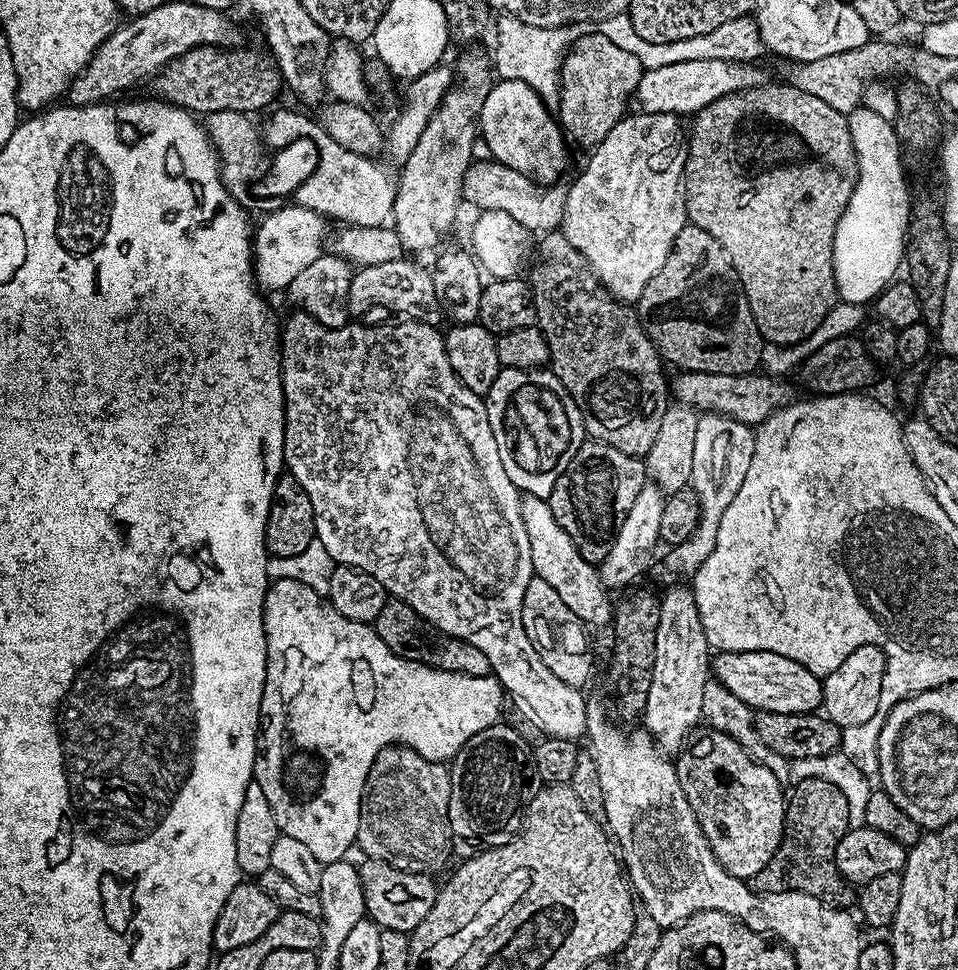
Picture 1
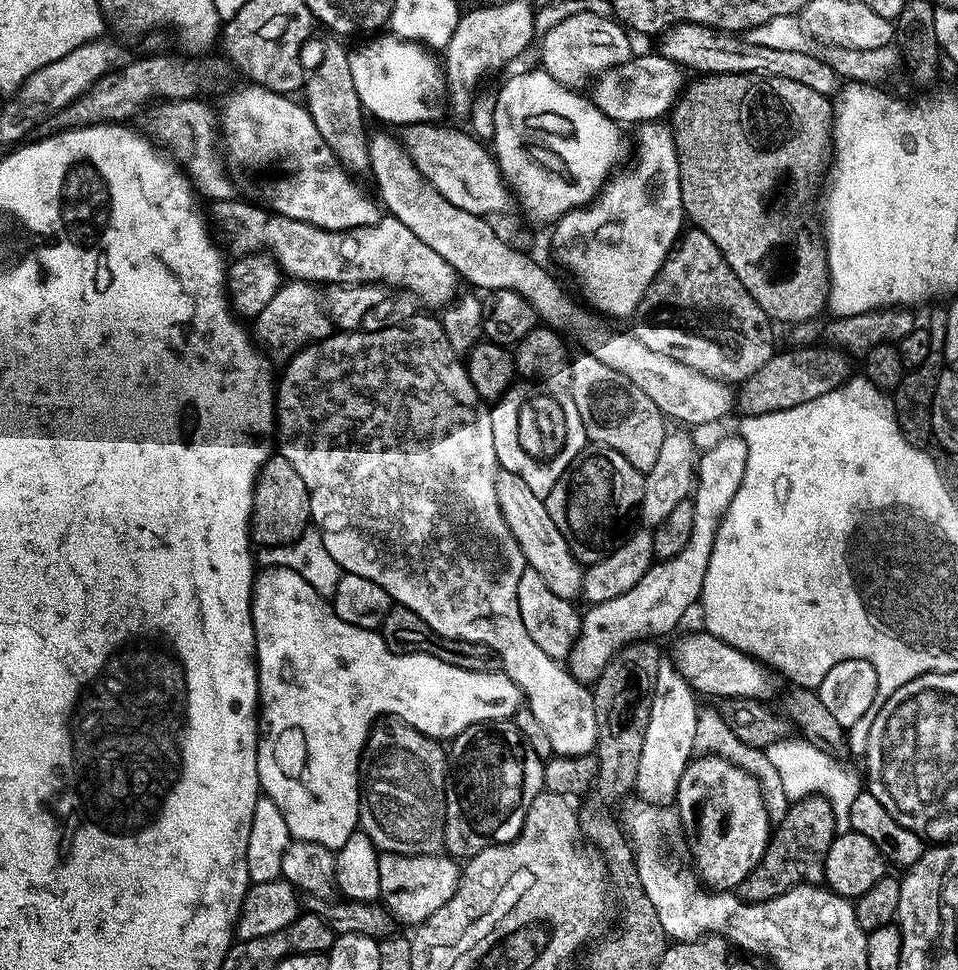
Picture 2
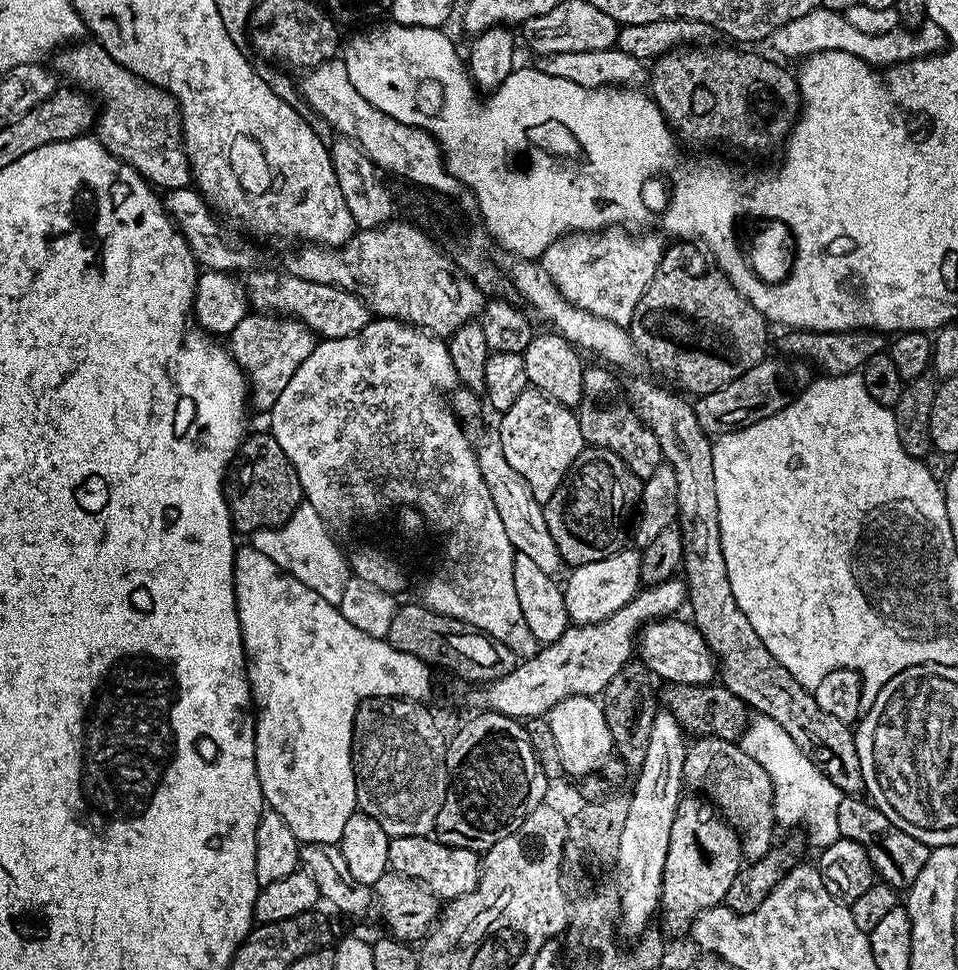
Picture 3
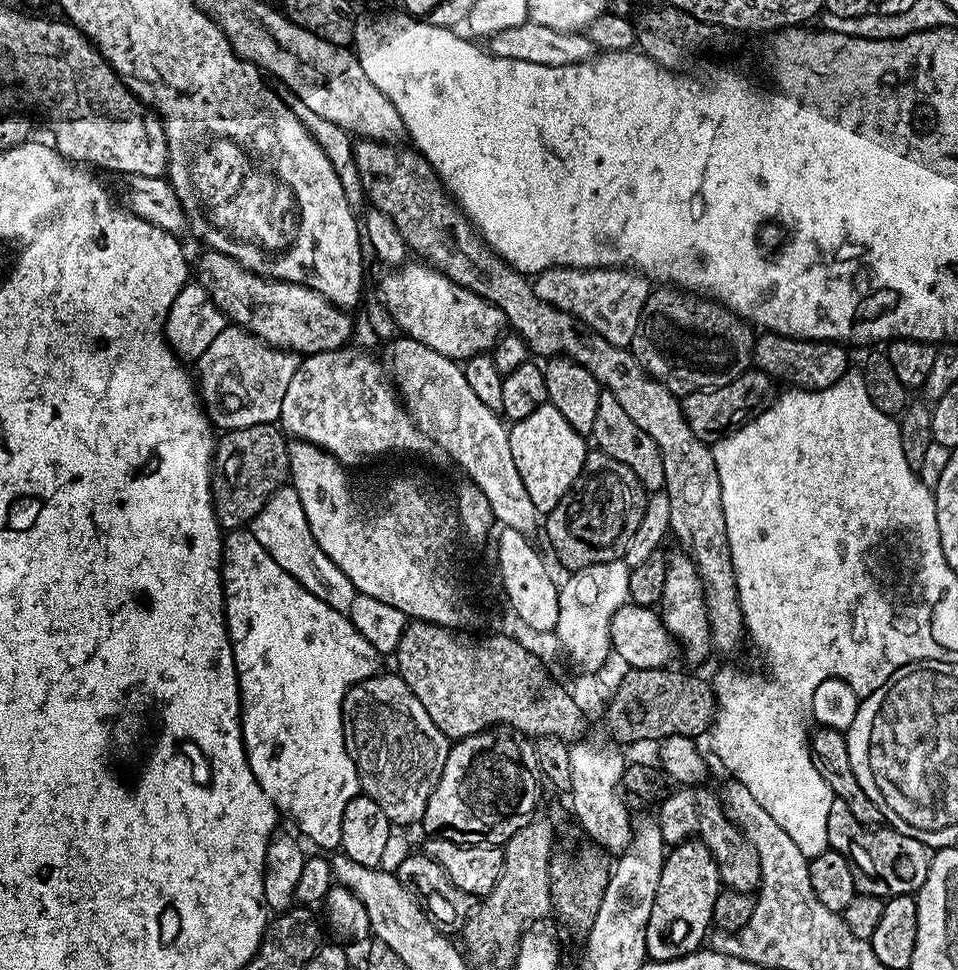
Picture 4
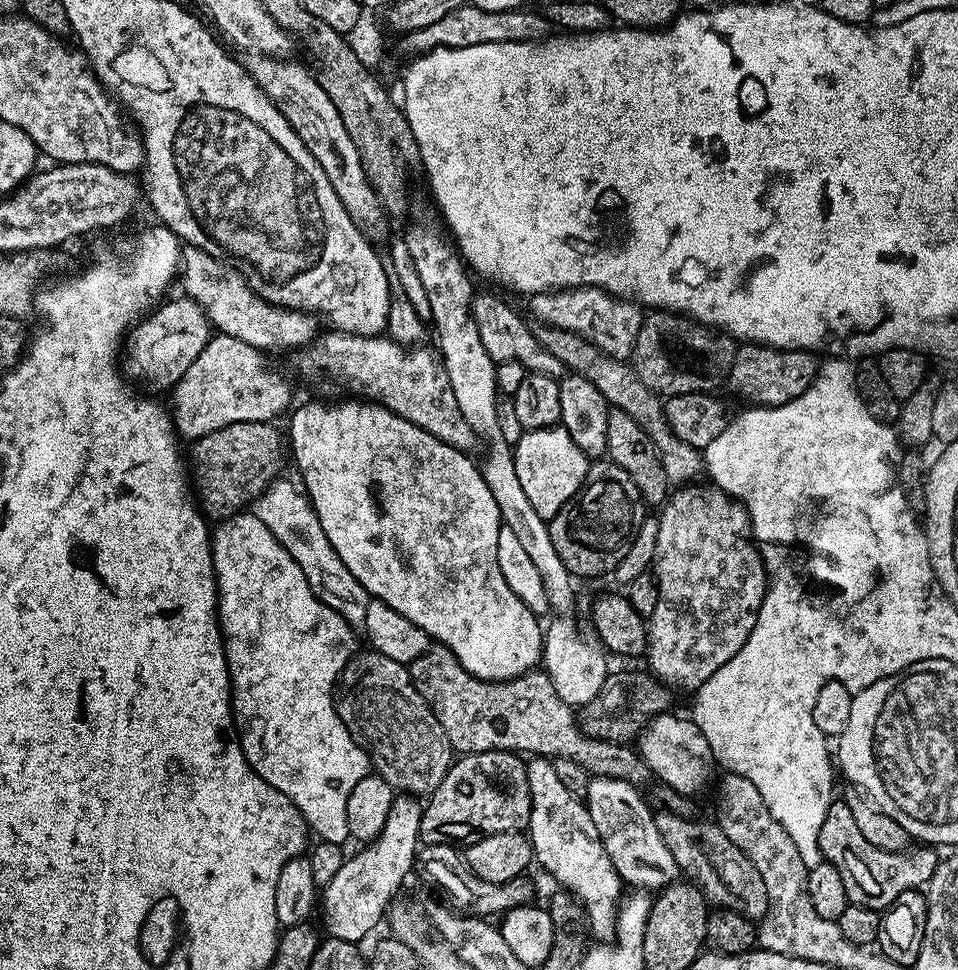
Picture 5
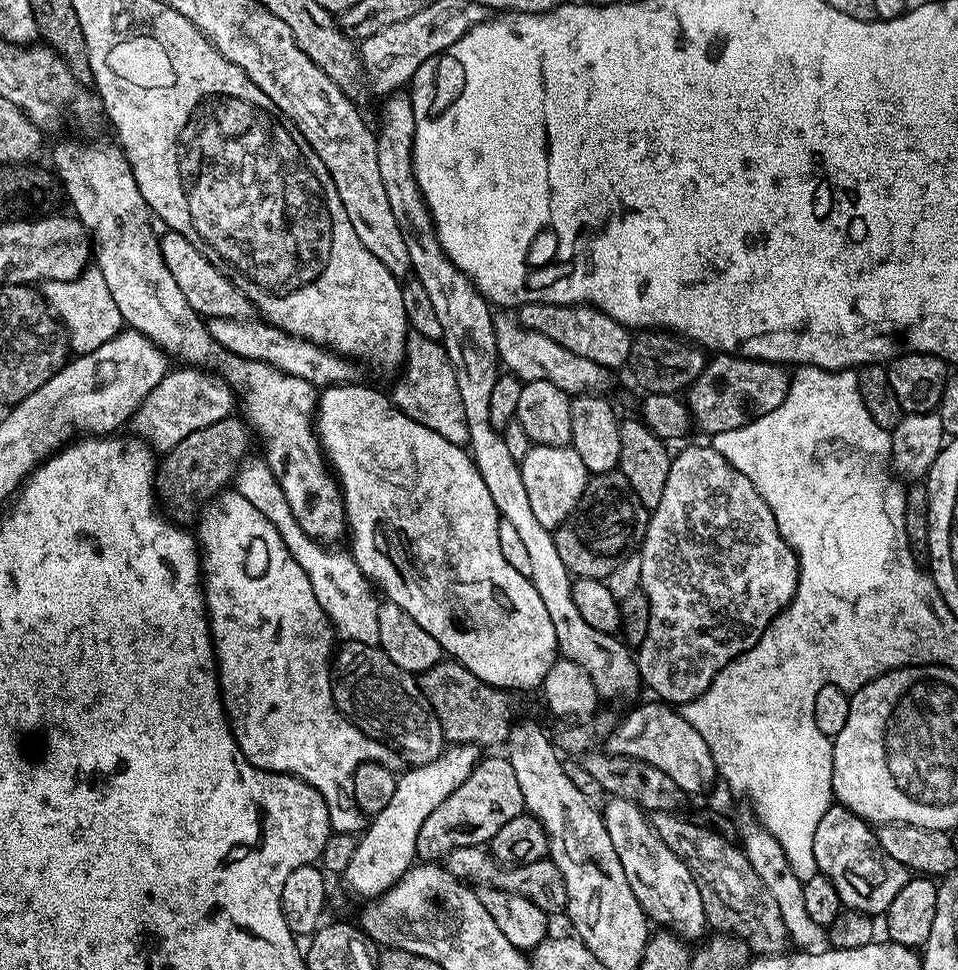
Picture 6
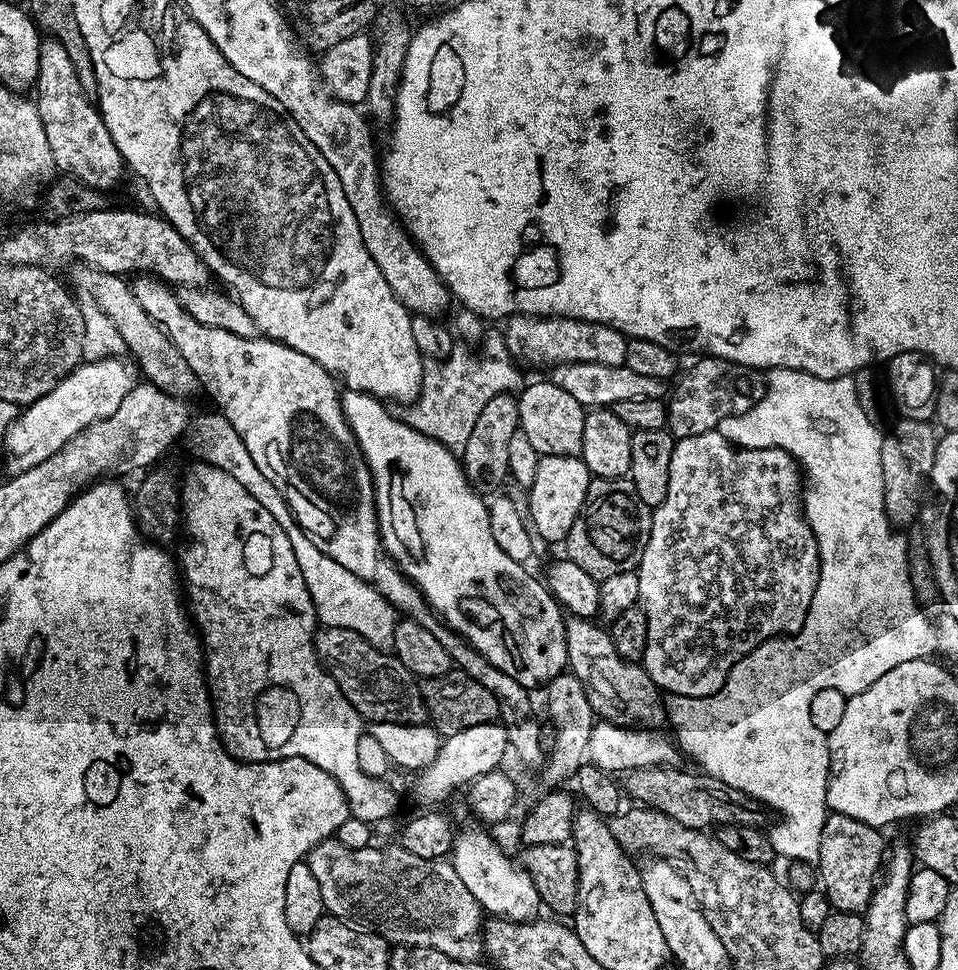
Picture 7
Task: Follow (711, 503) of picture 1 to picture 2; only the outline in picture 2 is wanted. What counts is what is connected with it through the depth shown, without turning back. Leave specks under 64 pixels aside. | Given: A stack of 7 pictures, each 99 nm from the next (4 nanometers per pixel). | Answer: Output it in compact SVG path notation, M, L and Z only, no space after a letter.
M732 434L732 436L724 436L708 453L701 455L699 457L698 463L696 465L696 478L694 481L694 499L692 500L692 509L694 510L694 526L692 527L692 533L690 534L690 542L686 546L682 546L682 551L678 554L674 554L674 558L669 560L656 560L651 568L646 570L646 574L642 574L642 578L638 578L638 582L634 586L630 586L630 590L626 590L626 594L618 594L618 598L610 598L606 602L601 604L593 604L585 611L580 617L580 632L576 636L576 644L572 648L572 655L568 657L566 664L570 669L573 676L581 682L592 682L595 681L596 677L599 676L600 671L610 663L616 653L622 651L628 644L633 644L635 640L652 640L653 638L660 638L656 636L664 636L667 632L672 632L676 628L676 623L687 614L691 608L700 599L700 591L702 590L702 582L706 578L706 566L710 566L710 554L712 553L712 547L714 546L714 538L716 537L716 531L718 526L724 521L724 515L726 510L730 506L730 502L734 500L734 494L738 490L738 486L742 482L742 474L746 470L746 442L738 434Z

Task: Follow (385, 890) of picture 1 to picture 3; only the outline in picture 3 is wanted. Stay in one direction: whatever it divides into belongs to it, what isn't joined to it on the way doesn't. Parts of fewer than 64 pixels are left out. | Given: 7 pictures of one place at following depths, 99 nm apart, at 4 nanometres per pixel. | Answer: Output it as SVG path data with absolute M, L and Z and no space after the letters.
M431 835L393 836L389 842L389 869L423 884L433 896L444 902L457 900L462 894L474 890L480 880L481 863L477 853L465 848L451 848Z

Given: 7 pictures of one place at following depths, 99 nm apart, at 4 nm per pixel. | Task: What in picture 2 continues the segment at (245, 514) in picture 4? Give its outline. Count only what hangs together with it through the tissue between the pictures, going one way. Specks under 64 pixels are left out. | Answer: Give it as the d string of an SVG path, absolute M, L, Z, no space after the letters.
M282 455L269 456L256 476L254 486L250 533L253 545L260 548L281 548L292 544L303 532L309 531L311 518L310 494L298 470L294 470L294 466L290 466L290 462Z

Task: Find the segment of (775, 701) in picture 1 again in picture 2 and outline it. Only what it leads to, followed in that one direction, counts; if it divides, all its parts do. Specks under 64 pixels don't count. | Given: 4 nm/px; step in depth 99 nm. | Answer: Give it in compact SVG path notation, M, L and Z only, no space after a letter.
M703 630L682 637L673 646L670 660L680 671L682 678L686 678L693 692L701 697L725 696L725 701L728 702L733 700L768 702L778 688L777 682L780 682L777 673L761 663L757 657L750 656Z

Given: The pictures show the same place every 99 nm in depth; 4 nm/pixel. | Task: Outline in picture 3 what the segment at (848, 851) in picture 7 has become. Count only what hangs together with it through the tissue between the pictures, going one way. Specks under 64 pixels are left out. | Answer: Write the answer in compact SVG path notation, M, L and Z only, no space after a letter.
M844 796L838 806L837 822L840 836L845 840L858 842L867 850L872 871L883 883L897 890L907 889L916 881L918 874L922 874L922 866L926 866L930 851L928 845L898 830L898 826L894 826L890 818L886 818L886 814L877 810L875 804L867 799L860 799L864 798Z

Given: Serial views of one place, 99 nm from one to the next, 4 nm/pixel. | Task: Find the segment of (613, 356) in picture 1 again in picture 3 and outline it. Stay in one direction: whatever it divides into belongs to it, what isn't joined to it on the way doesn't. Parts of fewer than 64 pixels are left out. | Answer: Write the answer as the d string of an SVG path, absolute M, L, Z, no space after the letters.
M585 367L582 378L582 402L578 415L584 443L593 448L610 450L618 454L620 461L628 467L629 473L633 477L637 476L637 481L646 481L662 463L658 438L654 438L652 431L641 422L633 410L632 404L628 401L625 385L619 384L607 367L599 367Z

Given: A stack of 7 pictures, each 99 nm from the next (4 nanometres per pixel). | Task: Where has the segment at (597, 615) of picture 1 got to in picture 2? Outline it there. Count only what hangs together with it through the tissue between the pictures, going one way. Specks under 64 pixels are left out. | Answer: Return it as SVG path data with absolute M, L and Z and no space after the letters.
M497 471L496 489L498 506L502 506L502 518L506 518L506 526L510 526L510 534L514 534L522 550L525 565L533 568L542 577L542 582L546 582L546 586L558 594L558 598L575 601L581 595L582 565L572 557L566 538L562 538L558 526L554 526L547 503L541 496L534 494L534 490L530 490L530 486L526 486L518 474Z

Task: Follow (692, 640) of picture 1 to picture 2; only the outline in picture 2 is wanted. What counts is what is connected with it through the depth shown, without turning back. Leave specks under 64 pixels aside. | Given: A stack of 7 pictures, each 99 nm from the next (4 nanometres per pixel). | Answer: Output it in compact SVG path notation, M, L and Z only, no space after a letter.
M661 663L656 684L652 687L652 705L650 718L646 722L646 738L642 738L642 758L638 762L635 791L641 792L641 797L651 798L661 805L668 806L675 801L678 782L686 770L689 760L693 759L696 747L694 746L694 730L696 729L696 713L698 711L697 693L682 678L682 674L671 663Z

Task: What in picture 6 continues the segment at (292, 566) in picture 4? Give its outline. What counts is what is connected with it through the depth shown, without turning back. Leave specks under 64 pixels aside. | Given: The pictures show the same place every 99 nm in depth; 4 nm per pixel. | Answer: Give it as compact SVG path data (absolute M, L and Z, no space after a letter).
M248 458L239 465L234 477L234 488L274 522L278 534L282 534L282 542L290 550L290 554L306 570L306 578L310 578L310 586L314 586L314 594L322 606L322 610L328 616L333 629L344 635L345 641L357 640L363 644L379 645L378 638L378 610L381 601L376 600L377 593L367 576L362 574L356 561L347 551L331 552L331 547L325 546L321 541L313 540L302 530L302 526L294 518L290 508L290 502L286 500L286 494L282 492L282 486L278 486L278 478L268 468L268 461L263 458L252 460Z

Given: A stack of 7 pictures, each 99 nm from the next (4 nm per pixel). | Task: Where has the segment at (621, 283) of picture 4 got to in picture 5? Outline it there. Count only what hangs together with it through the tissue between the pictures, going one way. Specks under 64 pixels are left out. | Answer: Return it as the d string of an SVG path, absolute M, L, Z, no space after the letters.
M566 288L551 292L537 292L529 295L527 300L533 321L541 320L539 322L541 325L578 334L594 346L598 346L602 352L617 358L631 357L640 323L645 318L641 305L631 300L609 296L600 288Z

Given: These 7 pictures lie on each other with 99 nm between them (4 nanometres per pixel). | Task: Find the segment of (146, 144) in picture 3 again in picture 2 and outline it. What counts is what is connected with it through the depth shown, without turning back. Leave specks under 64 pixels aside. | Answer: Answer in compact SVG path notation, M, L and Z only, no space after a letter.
M193 98L161 103L143 117L145 120L142 128L184 169L192 182L193 189L203 199L205 196L205 201L230 200L237 195L237 192L231 178L228 177L229 169L226 167L226 160L222 155L221 145L218 143L218 116L213 109L211 112L202 101L203 99Z

